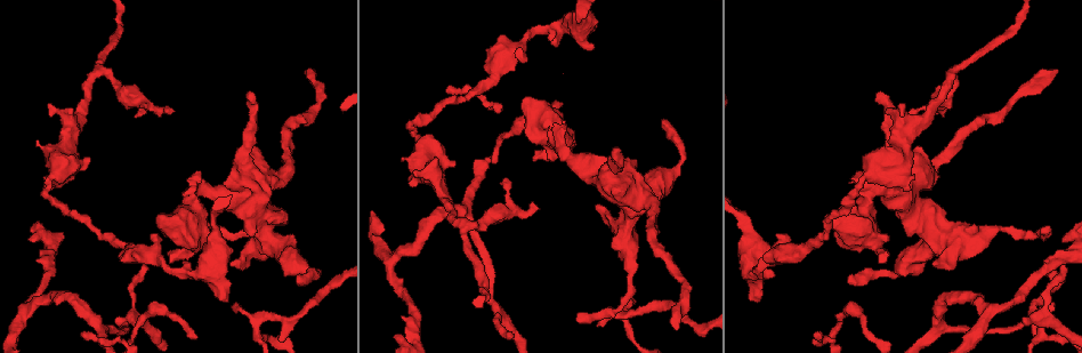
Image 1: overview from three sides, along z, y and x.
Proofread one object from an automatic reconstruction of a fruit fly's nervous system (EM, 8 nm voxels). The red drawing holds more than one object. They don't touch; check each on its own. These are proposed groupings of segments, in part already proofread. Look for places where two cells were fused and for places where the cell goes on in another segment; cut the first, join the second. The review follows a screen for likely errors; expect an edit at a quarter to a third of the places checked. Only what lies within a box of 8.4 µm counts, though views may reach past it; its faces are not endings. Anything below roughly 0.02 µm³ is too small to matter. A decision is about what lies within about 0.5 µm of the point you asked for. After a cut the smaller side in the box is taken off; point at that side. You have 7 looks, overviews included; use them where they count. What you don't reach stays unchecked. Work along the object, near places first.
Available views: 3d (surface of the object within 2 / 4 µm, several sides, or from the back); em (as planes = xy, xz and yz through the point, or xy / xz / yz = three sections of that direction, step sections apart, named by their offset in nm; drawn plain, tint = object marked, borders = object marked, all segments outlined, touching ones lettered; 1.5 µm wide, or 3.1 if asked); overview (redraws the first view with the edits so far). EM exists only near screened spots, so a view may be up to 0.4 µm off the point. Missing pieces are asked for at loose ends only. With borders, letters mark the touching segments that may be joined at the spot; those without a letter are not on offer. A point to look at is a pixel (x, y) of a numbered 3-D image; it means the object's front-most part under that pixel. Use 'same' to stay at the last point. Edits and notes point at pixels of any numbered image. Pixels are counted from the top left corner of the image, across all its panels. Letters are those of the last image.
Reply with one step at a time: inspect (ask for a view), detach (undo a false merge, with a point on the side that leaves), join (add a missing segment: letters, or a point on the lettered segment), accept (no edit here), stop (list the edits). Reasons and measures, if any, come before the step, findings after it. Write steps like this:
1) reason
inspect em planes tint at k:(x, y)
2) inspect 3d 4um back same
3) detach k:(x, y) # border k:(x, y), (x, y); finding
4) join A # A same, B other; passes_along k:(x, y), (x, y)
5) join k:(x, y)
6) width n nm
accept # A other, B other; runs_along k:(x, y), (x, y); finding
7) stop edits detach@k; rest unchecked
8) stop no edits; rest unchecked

branch stops here
inspect 3d 2um at 1:(597, 205)

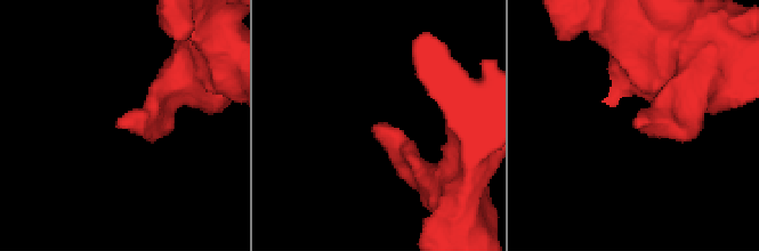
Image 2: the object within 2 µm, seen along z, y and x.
inspect em xz step 4 borders at 2:(641, 123)

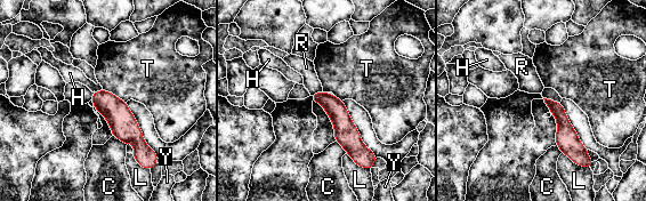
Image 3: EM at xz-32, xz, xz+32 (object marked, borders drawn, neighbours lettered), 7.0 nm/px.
inspect em yz step 4 borders same

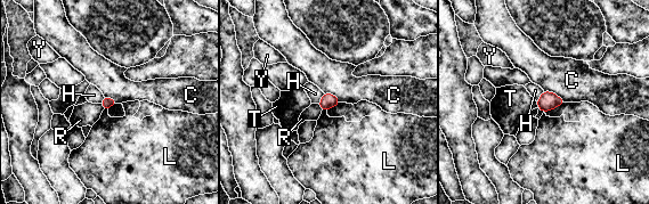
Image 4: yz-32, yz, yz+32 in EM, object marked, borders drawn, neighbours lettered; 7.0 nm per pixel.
accept # C other, H other, L other, R other, T other, Y other; border 4:(536, 102), (538, 107); none of them fits

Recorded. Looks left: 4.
inspect 3d 2um at 1:(599, 326)

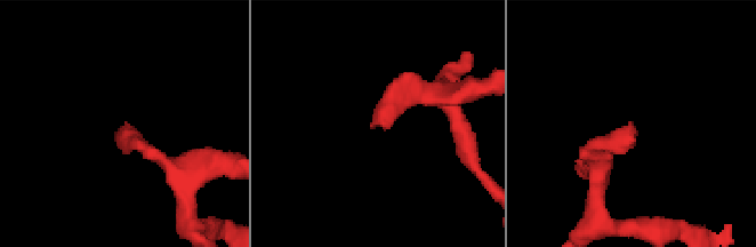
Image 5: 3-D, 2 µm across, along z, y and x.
inspect em xz step 8 borders at 5:(374, 122)

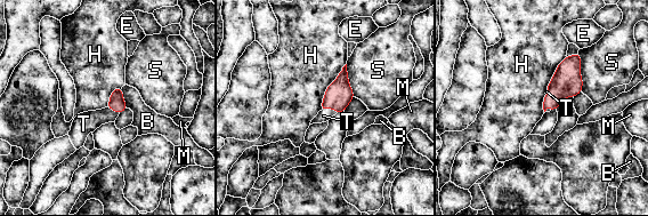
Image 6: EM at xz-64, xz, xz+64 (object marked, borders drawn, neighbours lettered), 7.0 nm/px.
inspect em planes borders same

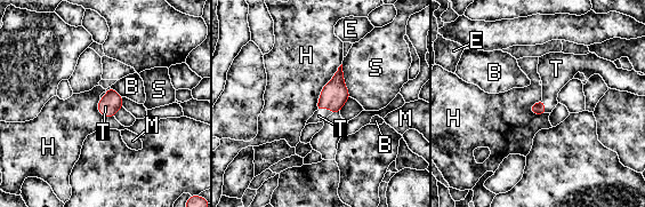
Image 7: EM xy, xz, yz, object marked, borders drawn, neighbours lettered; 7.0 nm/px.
join T # B other, E other, H other, M other, S other, T same; passes_along 7:(335, 94), (324, 106), (319, 116); the cell continues

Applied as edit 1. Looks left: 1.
stop edits join@7; rest unchecked

